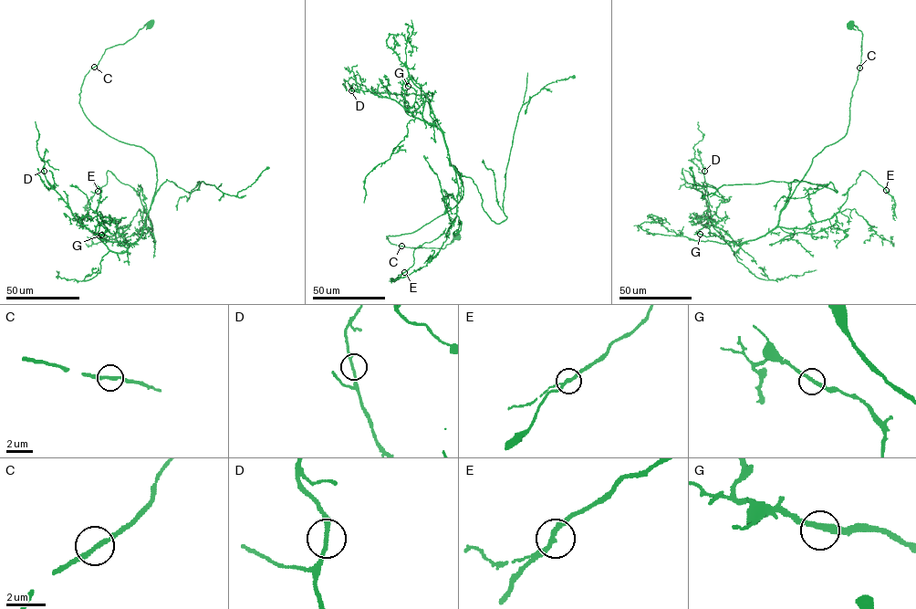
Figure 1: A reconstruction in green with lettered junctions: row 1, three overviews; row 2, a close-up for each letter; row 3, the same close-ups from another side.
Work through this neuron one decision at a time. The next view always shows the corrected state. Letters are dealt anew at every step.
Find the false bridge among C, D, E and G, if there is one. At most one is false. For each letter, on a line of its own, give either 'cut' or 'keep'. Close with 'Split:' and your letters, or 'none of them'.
C: keep
D: keep
E: keep
G: keep
Split: none of them

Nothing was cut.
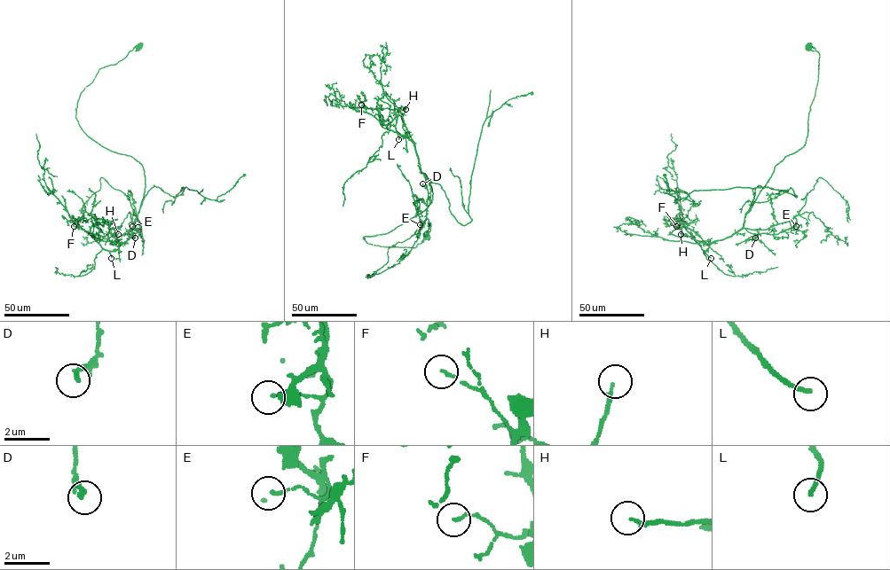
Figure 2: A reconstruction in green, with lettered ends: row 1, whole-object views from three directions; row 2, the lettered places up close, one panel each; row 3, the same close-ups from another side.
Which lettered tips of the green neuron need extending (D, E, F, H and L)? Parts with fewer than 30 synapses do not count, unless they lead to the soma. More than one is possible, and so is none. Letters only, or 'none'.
H, L

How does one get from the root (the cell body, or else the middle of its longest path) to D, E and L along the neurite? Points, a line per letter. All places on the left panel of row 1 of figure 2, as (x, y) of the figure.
D: (138, 46), (99, 69), (81, 93), (75, 115), (89, 136), (143, 167), (145, 187), (134, 222), (135, 238)
E: (138, 46), (99, 69), (75, 115), (89, 136), (143, 167), (134, 226), (140, 230), (136, 217), (132, 226)
L: (138, 46), (100, 68), (76, 108), (89, 136), (133, 158), (144, 170), (132, 232), (111, 258)

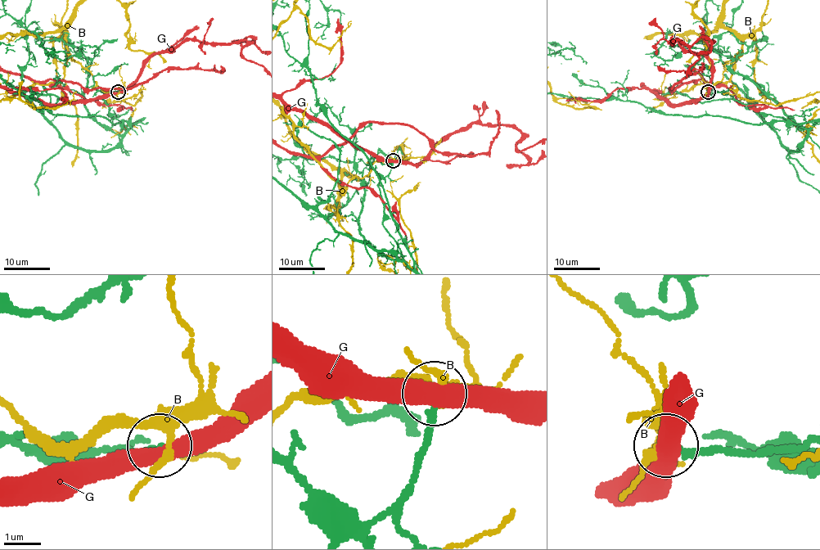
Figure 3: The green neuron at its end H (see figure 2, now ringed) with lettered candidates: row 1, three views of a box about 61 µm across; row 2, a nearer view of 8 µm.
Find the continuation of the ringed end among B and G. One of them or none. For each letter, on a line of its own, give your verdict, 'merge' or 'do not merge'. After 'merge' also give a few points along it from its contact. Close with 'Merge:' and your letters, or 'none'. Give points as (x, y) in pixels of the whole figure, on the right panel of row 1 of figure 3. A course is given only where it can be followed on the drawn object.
B: do not merge
G: do not merge
Merge: none

